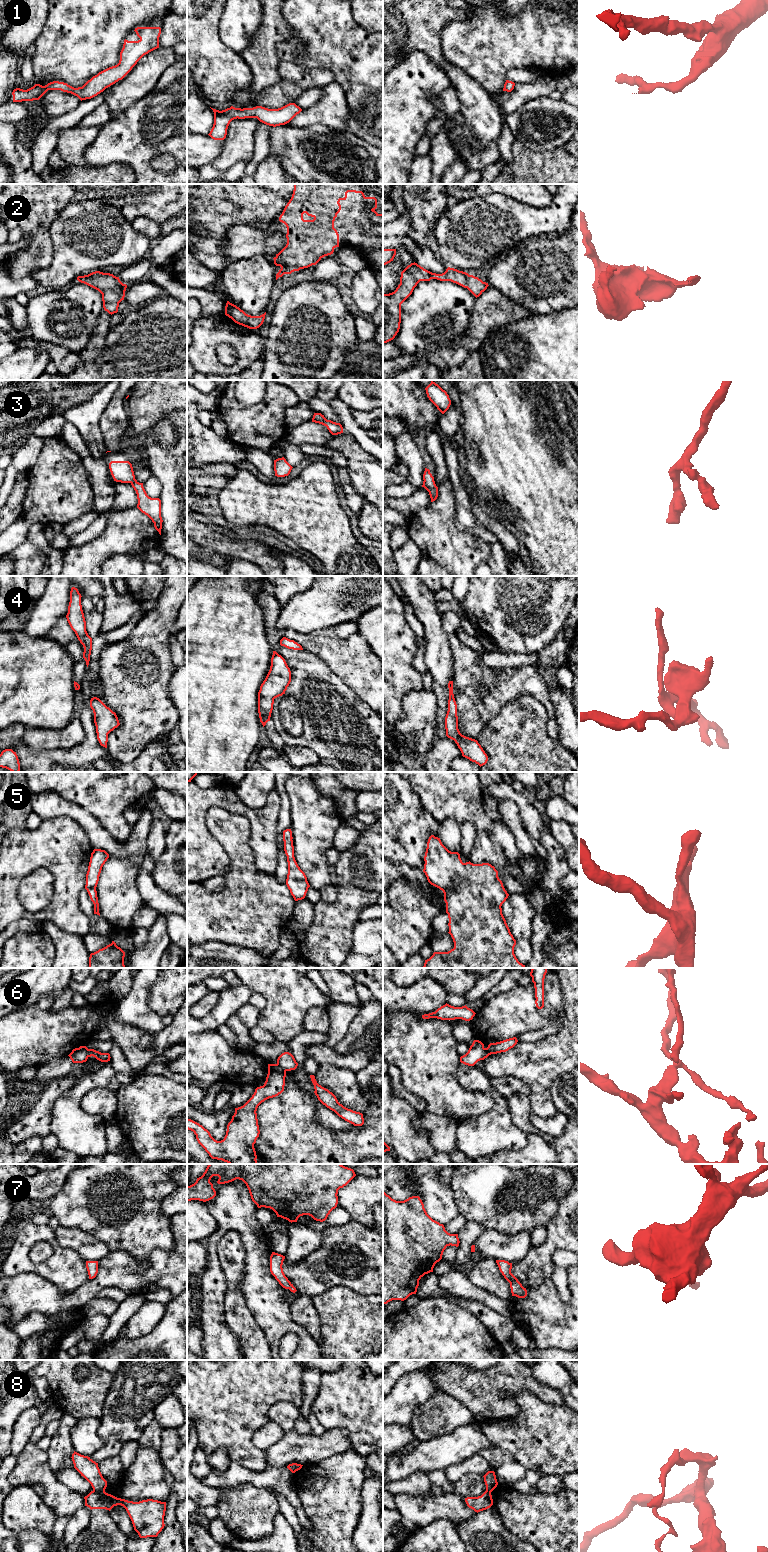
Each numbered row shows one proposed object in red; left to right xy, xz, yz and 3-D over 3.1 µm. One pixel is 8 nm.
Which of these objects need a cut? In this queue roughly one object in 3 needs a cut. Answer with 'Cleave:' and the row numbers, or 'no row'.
Cleave: 6, 8

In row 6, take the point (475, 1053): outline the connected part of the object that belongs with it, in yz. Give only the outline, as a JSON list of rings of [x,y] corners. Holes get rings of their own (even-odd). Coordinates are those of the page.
[[[474,1040],[468,1052],[460,1057],[460,1062],[474,1066],[478,1061],[484,1060],[484,1044],[479,1040]]]

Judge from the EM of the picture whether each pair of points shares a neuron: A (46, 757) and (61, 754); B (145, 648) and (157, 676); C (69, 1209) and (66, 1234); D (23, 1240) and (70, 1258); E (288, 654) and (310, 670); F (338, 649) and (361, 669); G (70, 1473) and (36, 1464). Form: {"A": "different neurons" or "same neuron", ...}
{"A": "same neuron", "B": "same neuron", "C": "different neurons", "D": "same neuron", "E": "same neuron", "F": "same neuron", "G": "different neurons"}

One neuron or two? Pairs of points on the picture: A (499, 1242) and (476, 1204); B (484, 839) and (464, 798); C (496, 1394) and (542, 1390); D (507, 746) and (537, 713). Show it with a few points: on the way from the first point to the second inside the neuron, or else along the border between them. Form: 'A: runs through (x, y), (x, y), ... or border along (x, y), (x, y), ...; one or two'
A: border along (485, 1228), (515, 1235); two
B: border along (477, 830), (486, 832), (499, 845); two
C: runs through (507, 1385), (531, 1385); one
D: runs through (515, 738), (529, 721); one

